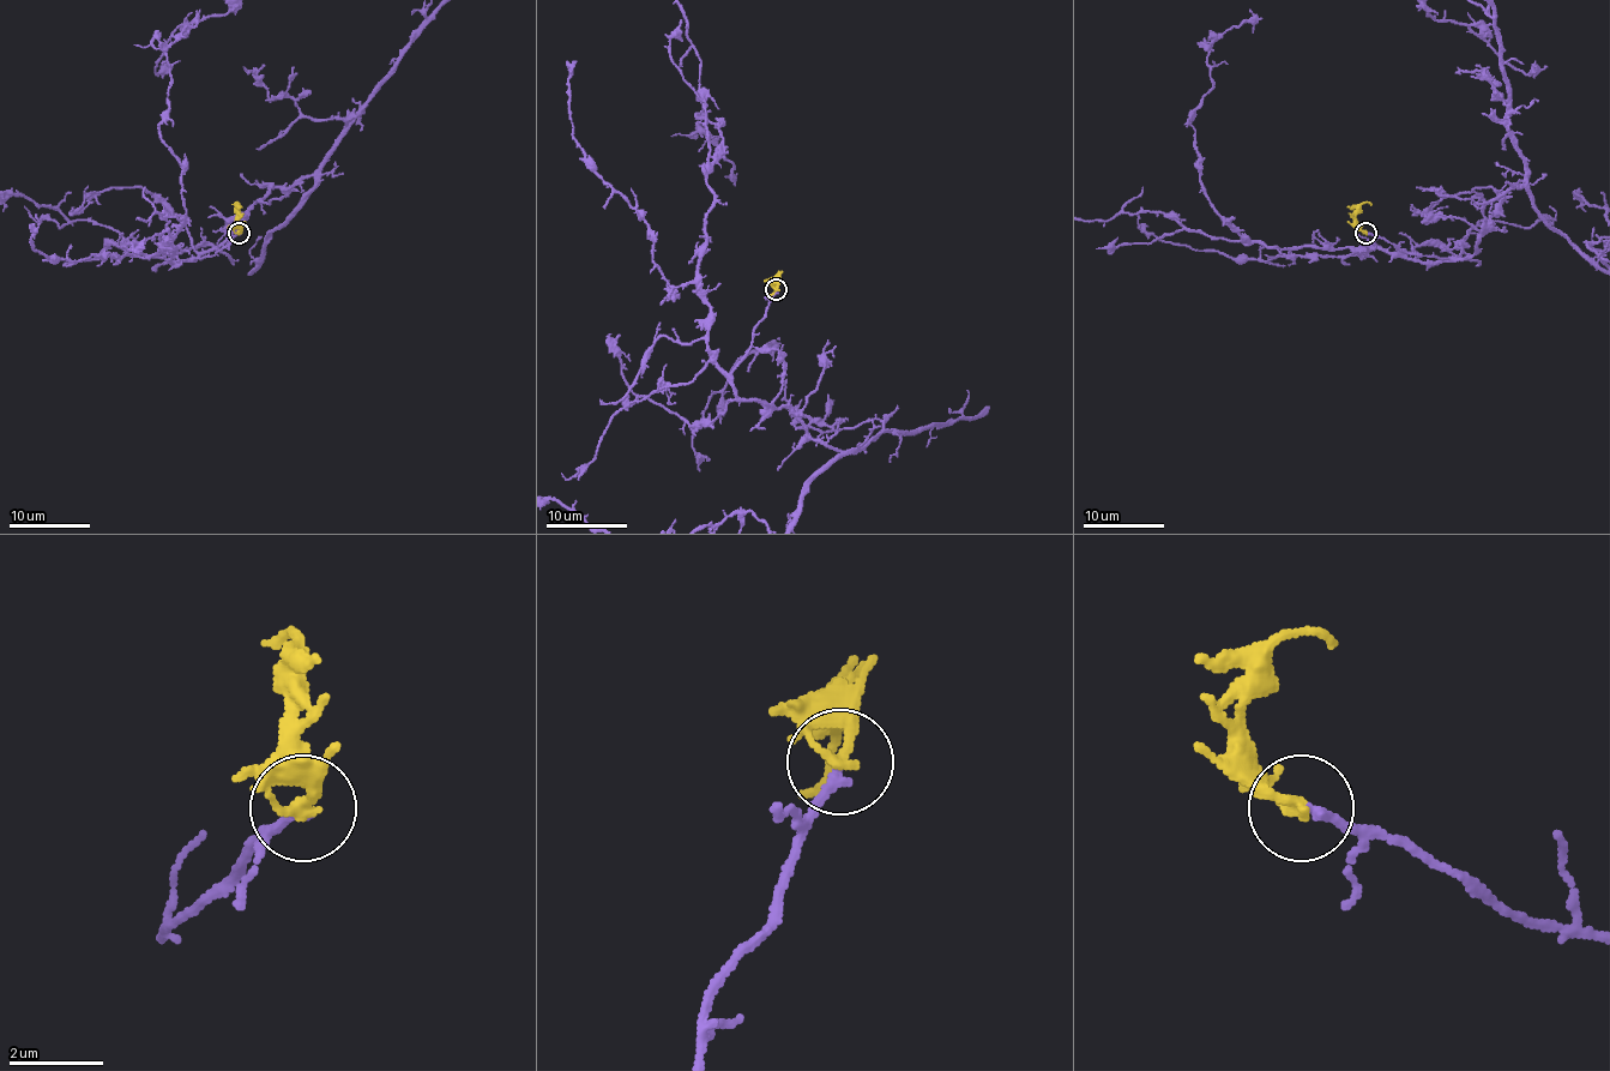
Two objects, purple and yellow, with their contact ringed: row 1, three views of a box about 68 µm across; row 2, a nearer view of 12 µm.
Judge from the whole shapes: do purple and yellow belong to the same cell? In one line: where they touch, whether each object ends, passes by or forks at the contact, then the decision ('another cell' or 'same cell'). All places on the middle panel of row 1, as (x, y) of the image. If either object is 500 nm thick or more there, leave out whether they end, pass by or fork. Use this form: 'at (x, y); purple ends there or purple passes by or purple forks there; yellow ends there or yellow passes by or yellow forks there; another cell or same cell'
at (776, 289); purple ends there; yellow ends there; same cell

